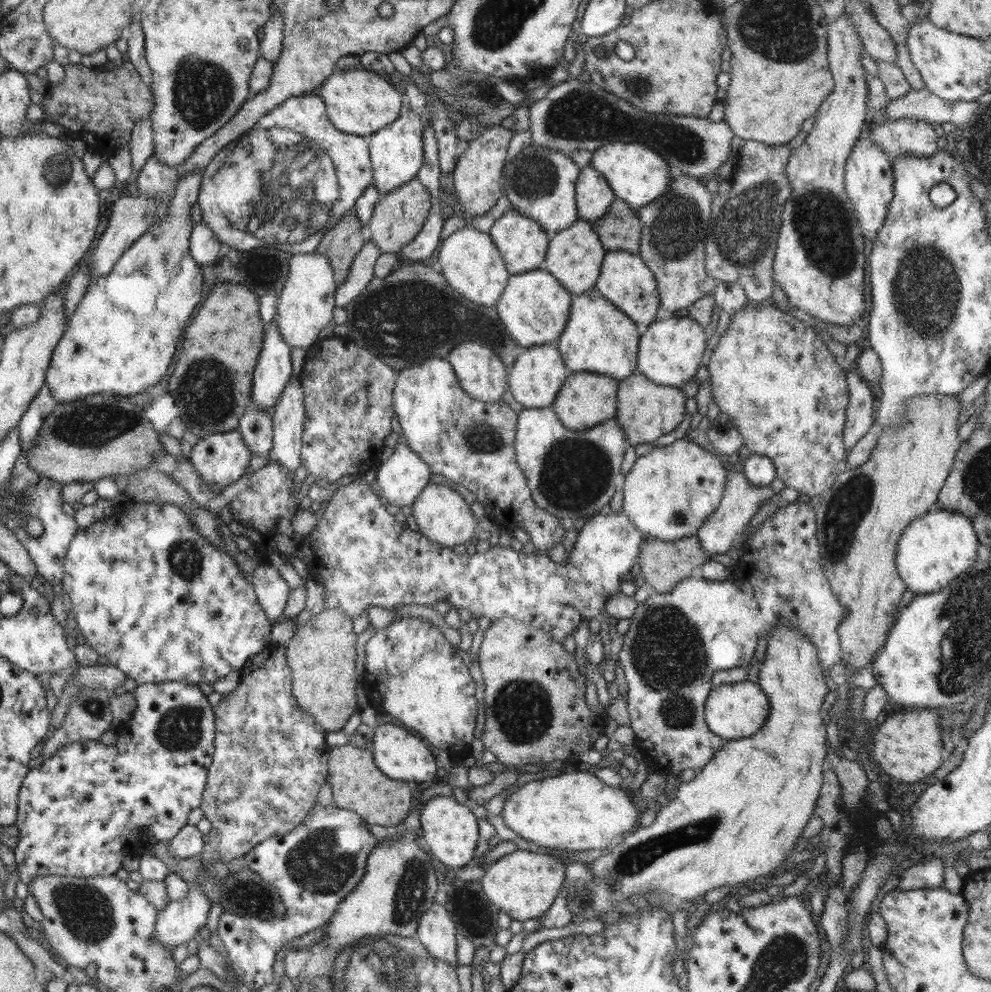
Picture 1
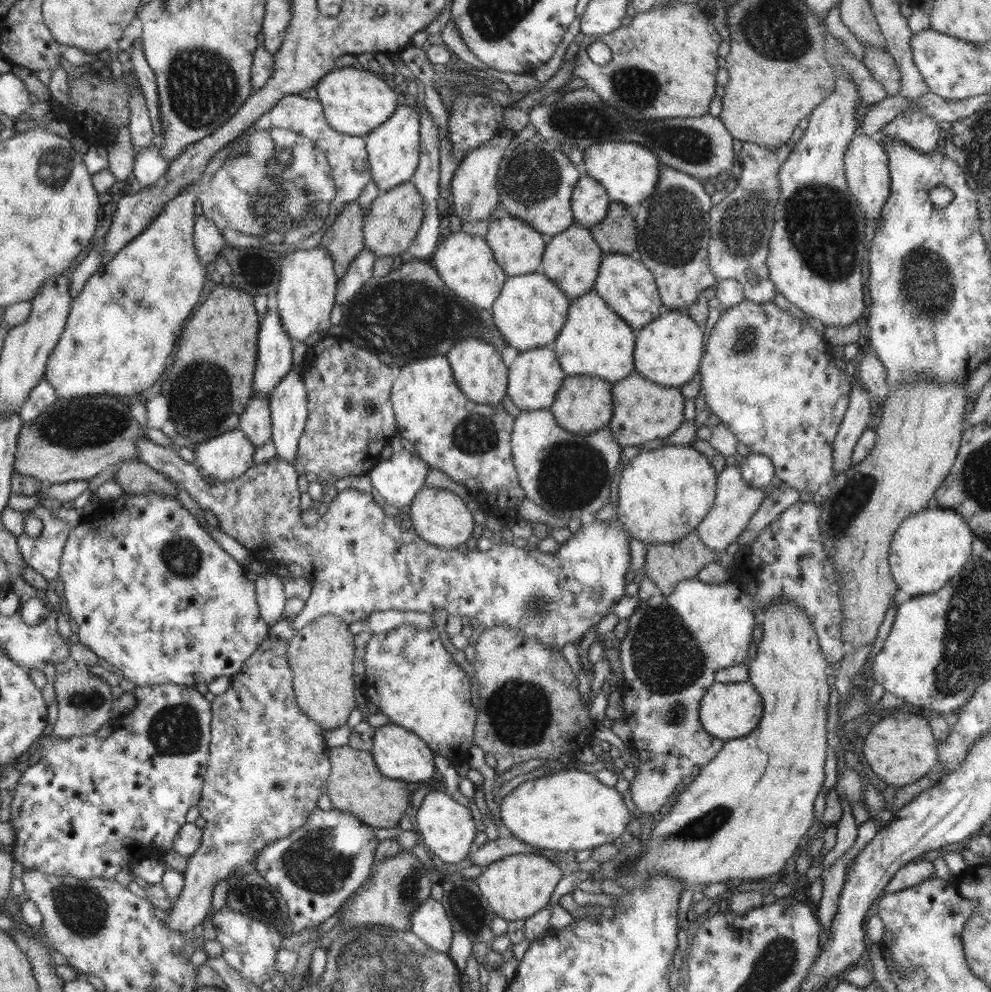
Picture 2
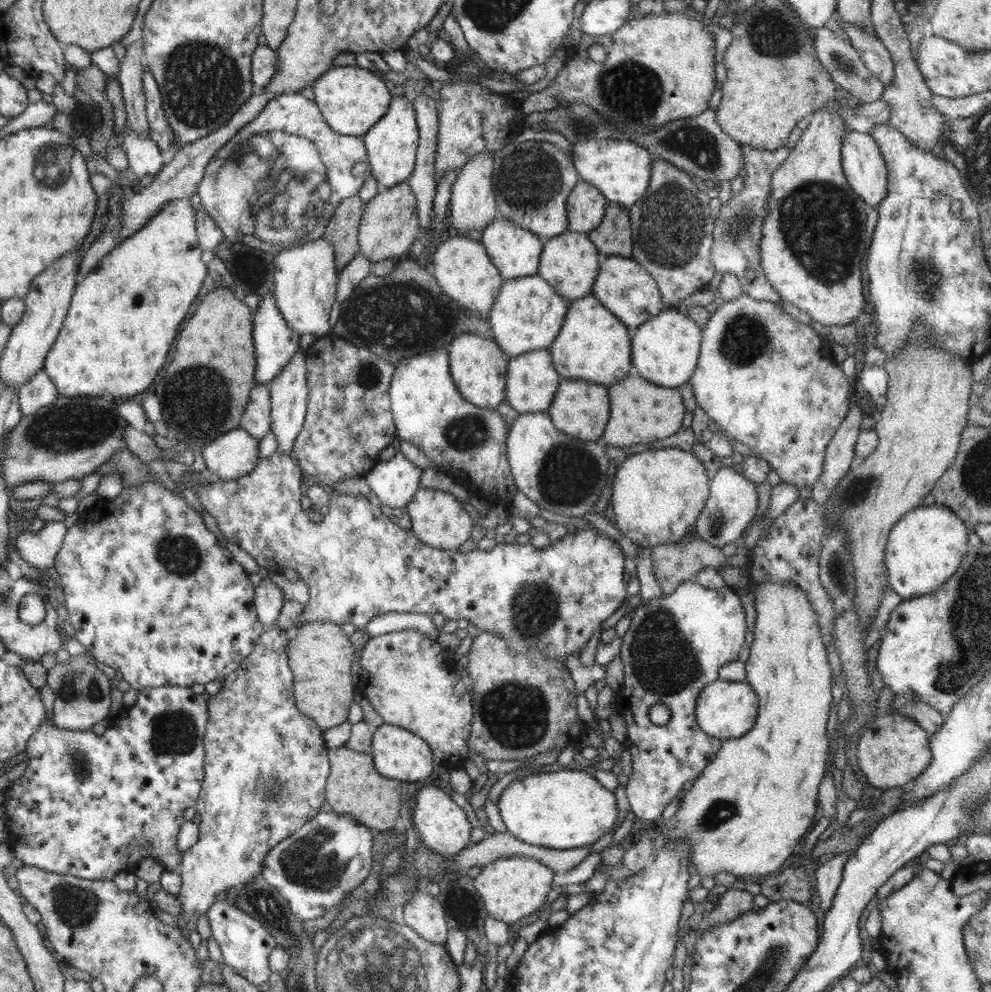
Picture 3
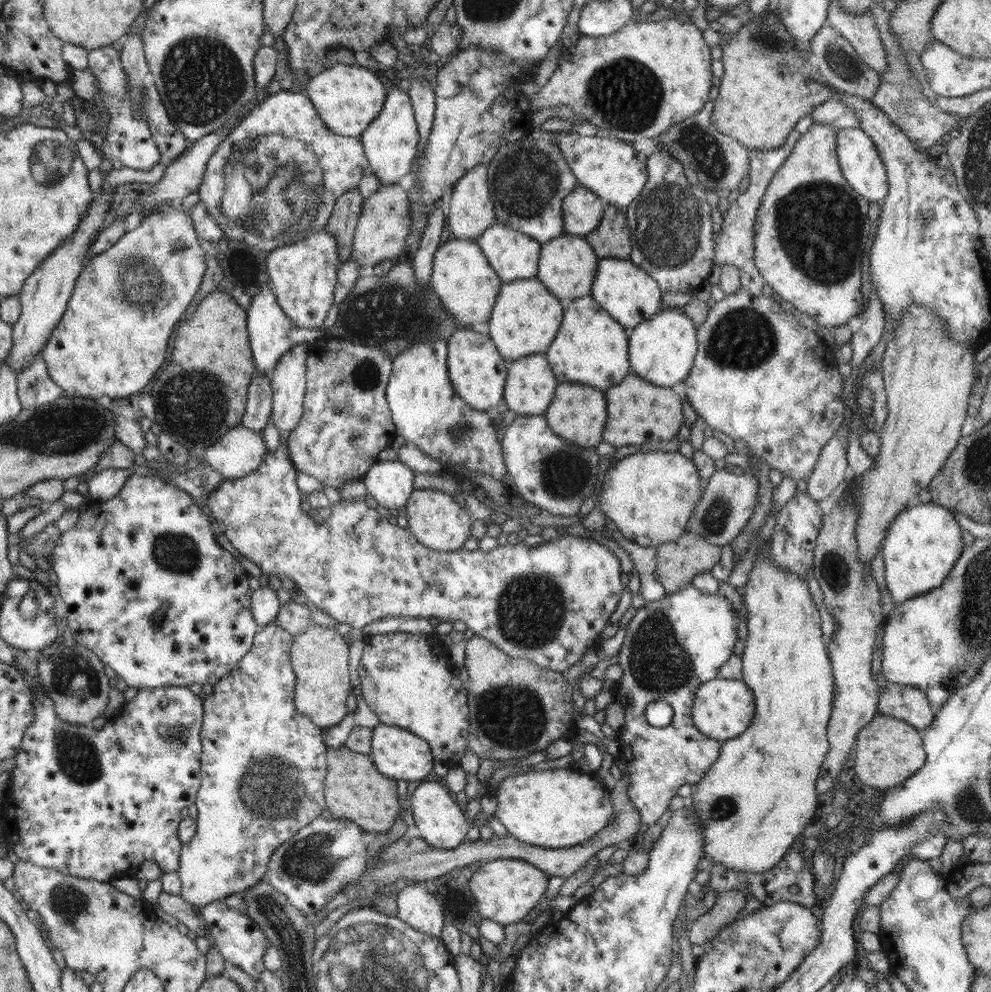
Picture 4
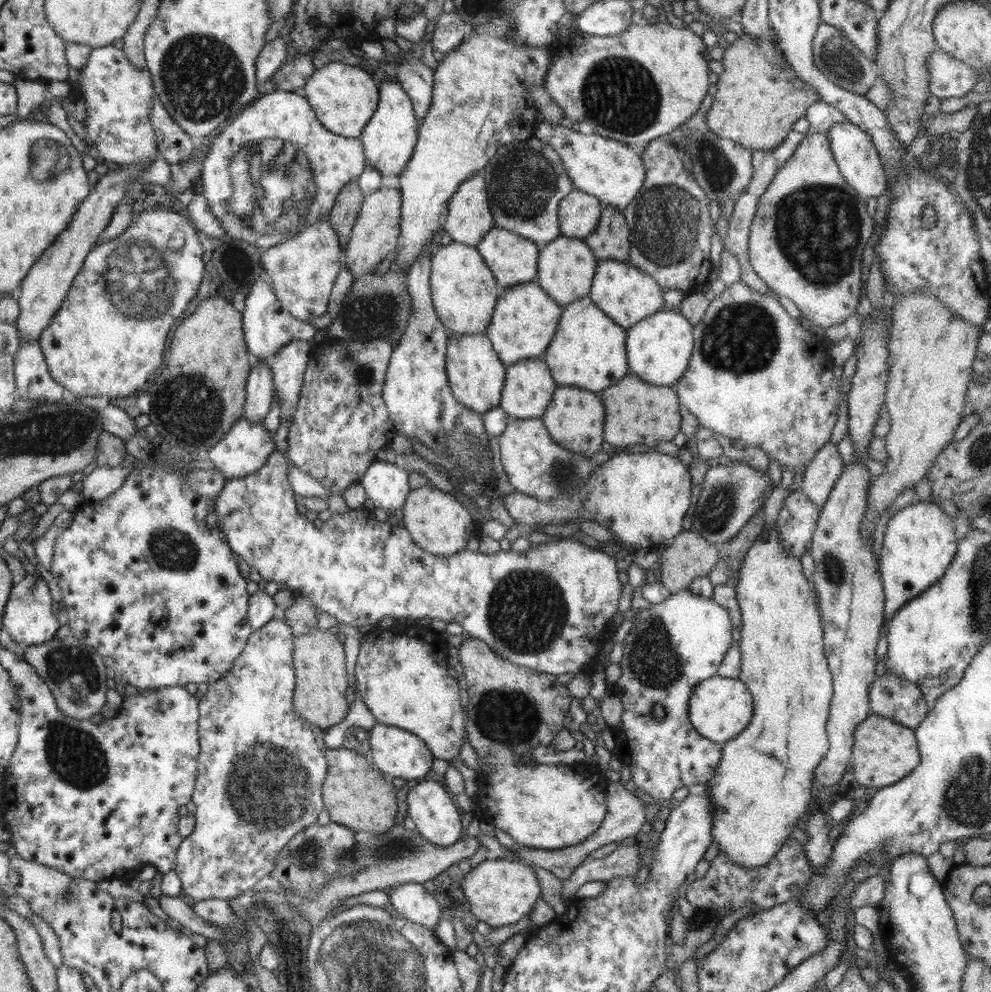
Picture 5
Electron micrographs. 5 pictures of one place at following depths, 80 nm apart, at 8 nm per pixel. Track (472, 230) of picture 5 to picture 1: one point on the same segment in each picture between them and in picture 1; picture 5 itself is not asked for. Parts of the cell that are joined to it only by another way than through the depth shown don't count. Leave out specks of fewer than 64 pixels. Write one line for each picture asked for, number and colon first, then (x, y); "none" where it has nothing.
1: (477, 176)
2: (474, 188)
3: (473, 206)
4: (471, 212)

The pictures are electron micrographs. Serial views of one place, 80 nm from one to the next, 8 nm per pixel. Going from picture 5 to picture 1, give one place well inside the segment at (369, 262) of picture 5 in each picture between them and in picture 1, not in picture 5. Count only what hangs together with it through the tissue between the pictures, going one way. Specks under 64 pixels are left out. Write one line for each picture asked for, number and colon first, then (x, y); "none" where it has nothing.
1: (399, 215)
2: (395, 217)
3: (390, 223)
4: (385, 222)

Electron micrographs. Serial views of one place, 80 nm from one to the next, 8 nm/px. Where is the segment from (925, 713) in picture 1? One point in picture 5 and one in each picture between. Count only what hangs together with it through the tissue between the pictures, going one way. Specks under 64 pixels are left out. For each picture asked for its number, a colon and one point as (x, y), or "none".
2: (900, 749)
3: (893, 750)
4: (888, 751)
5: (883, 752)

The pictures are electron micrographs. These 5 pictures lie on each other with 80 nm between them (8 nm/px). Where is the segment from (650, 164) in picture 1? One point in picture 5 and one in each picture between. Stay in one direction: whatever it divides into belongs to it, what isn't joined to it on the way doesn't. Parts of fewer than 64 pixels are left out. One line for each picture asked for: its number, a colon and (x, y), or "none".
2: (629, 172)
3: (621, 170)
4: (612, 169)
5: (609, 170)

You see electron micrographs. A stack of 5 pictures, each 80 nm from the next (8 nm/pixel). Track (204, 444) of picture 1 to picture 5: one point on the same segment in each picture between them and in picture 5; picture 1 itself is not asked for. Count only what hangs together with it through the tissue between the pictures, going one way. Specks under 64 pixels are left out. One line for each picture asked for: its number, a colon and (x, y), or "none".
2: (228, 456)
3: (231, 455)
4: (239, 452)
5: (245, 448)

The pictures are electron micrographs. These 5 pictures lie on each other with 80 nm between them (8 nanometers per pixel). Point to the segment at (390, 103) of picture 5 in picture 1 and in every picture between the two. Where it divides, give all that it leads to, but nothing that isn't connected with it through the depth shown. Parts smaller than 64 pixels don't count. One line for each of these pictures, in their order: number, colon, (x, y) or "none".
1: (397, 152)
2: (393, 149)
3: (391, 145)
4: (390, 143)

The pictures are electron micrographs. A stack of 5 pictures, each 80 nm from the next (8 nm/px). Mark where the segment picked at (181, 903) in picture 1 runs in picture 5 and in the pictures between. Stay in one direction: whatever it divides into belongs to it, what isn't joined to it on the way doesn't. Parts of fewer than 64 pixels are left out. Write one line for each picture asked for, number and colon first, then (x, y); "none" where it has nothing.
2: (268, 764)
3: (266, 764)
4: (262, 773)
5: (260, 778)

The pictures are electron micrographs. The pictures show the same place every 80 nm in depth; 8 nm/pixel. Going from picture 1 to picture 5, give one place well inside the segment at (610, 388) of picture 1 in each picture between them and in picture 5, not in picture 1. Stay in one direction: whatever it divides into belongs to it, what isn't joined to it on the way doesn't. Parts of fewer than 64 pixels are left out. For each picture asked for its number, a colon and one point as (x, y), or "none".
2: (583, 405)
3: (580, 409)
4: (577, 413)
5: (574, 417)

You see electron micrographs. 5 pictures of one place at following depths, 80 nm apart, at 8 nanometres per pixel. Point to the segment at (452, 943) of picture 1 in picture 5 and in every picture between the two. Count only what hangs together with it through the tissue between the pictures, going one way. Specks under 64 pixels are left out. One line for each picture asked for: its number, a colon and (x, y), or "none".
2: (429, 921)
3: (424, 914)
4: (417, 907)
5: (412, 900)

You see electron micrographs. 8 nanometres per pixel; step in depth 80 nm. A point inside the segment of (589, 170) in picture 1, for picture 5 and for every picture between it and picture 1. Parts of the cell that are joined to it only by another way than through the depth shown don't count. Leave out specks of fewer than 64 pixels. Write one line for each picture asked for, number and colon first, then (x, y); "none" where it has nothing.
2: (589, 201)
3: (585, 204)
4: (582, 210)
5: (578, 213)

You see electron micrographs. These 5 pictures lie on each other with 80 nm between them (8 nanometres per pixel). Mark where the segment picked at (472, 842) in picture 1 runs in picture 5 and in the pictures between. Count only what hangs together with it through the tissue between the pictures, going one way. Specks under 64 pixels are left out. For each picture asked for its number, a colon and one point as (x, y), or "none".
2: (445, 827)
3: (441, 825)
4: (441, 824)
5: (437, 819)

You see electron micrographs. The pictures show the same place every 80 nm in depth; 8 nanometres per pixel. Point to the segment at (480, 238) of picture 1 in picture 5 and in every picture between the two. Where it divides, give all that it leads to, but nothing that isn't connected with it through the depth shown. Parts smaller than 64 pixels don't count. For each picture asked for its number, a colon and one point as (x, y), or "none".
2: (464, 261)
3: (464, 271)
4: (467, 286)
5: (464, 292)

